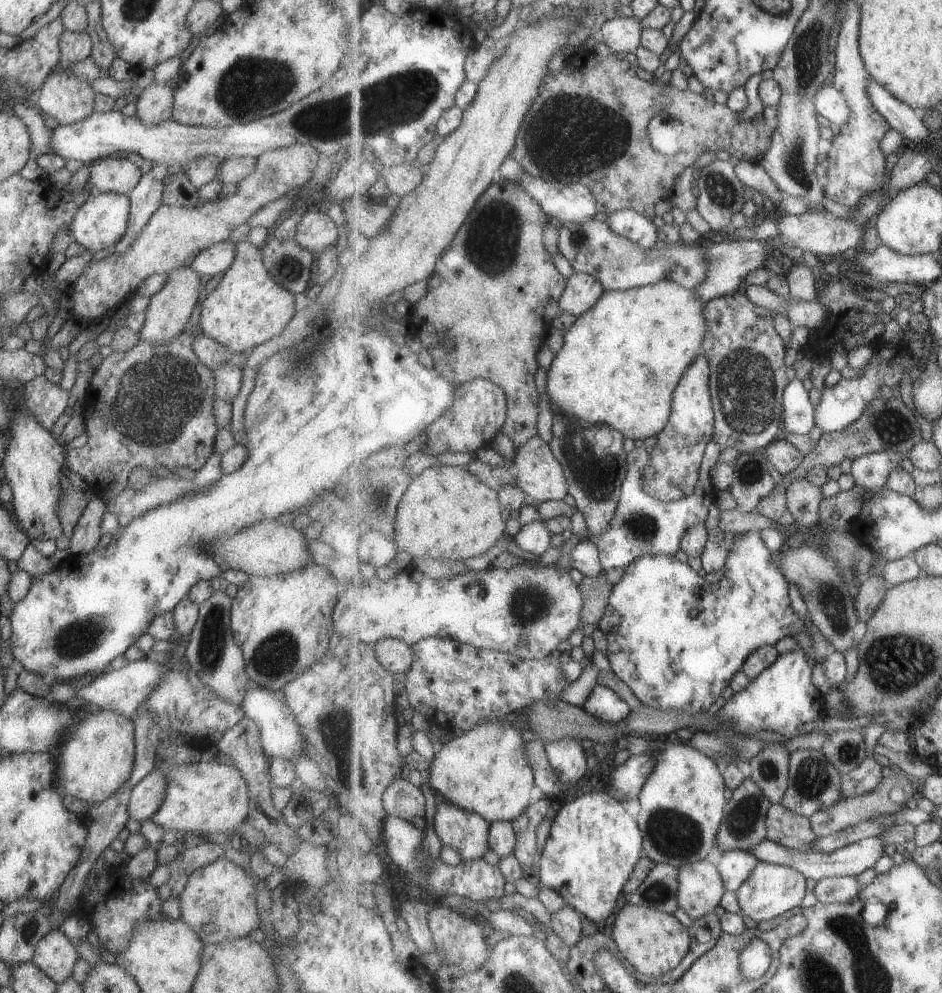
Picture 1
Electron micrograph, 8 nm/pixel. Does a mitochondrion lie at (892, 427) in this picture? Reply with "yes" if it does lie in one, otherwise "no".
yes

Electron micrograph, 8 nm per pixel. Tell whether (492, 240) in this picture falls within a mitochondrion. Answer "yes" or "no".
yes

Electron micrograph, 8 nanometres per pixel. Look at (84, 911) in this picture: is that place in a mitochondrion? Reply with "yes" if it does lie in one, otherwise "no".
no

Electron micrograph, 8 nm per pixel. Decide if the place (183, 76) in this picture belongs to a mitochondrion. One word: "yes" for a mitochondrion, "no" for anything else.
no

